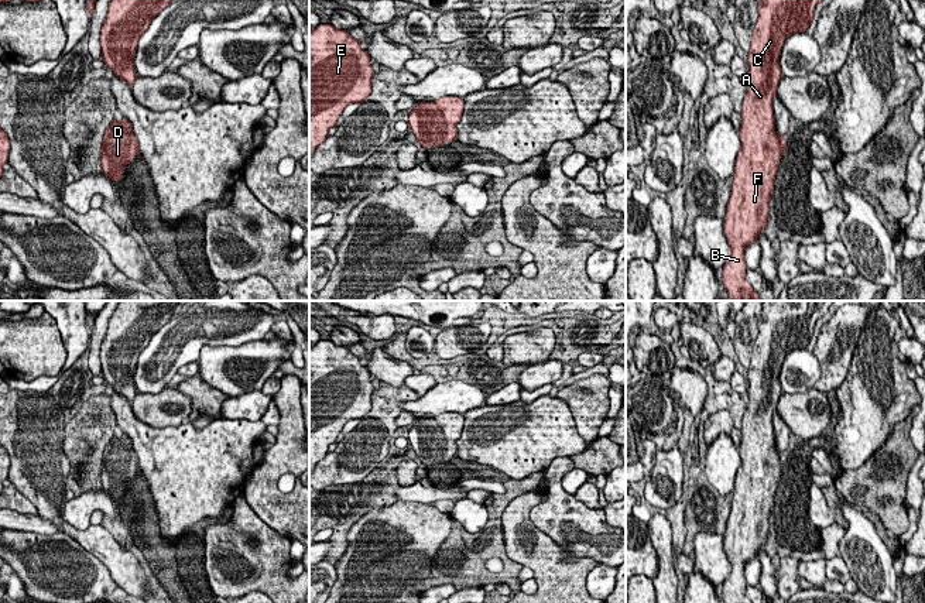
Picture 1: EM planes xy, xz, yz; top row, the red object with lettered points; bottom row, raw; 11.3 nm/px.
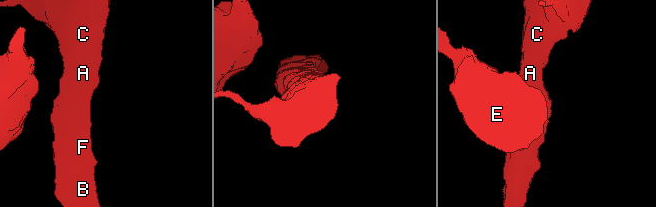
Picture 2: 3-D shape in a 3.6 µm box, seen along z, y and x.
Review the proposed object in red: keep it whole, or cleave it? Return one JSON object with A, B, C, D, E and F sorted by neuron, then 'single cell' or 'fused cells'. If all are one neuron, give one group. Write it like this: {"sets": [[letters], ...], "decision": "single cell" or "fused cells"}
{"sets": [["A", "B", "C", "D", "E", "F"]], "decision": "single cell"}

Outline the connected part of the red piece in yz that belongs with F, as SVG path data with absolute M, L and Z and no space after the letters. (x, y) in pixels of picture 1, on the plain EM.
M764 301L748 367L739 466L723 538L730 575L722 585L724 603L751 603L746 596L746 563L757 559L770 537L770 515L787 453L775 448L772 417L780 397L785 356L806 349L815 323L833 301Z

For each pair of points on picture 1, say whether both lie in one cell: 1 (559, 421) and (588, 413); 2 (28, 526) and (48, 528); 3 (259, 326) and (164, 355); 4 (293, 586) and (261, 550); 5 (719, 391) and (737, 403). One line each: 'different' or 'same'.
1: different
2: same
3: same
4: same
5: same

